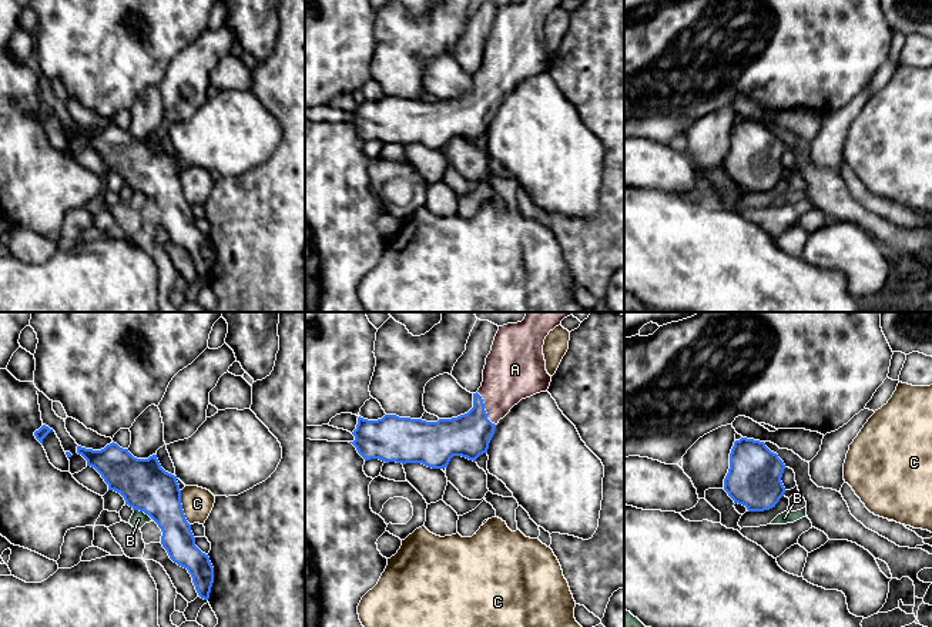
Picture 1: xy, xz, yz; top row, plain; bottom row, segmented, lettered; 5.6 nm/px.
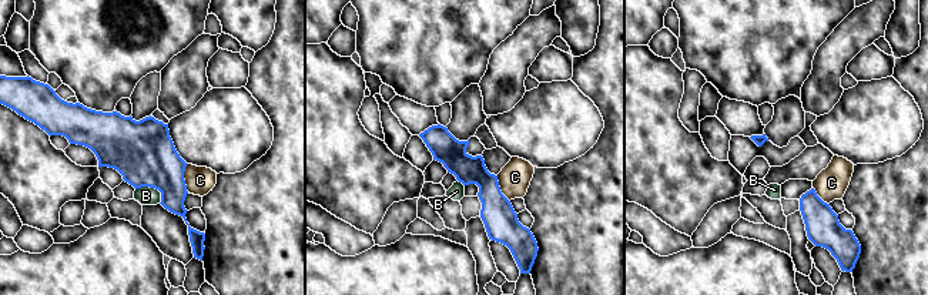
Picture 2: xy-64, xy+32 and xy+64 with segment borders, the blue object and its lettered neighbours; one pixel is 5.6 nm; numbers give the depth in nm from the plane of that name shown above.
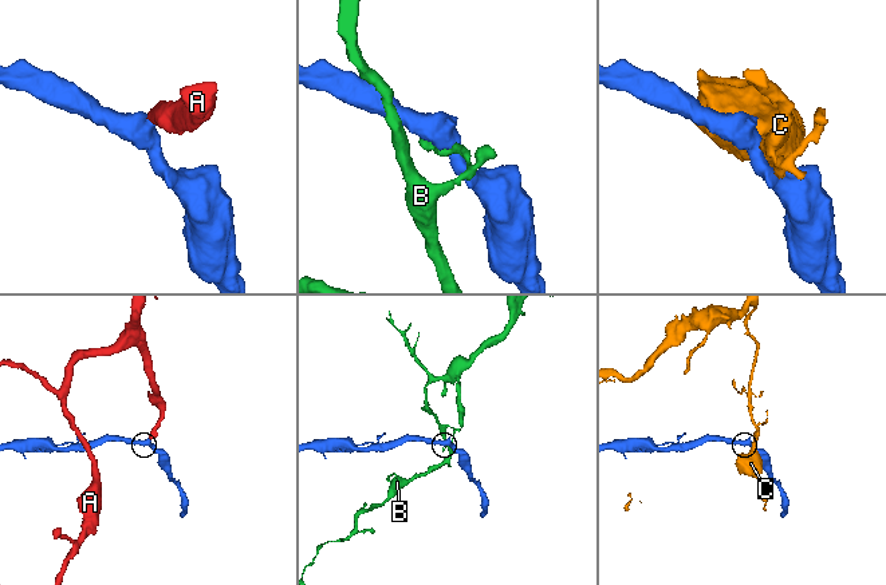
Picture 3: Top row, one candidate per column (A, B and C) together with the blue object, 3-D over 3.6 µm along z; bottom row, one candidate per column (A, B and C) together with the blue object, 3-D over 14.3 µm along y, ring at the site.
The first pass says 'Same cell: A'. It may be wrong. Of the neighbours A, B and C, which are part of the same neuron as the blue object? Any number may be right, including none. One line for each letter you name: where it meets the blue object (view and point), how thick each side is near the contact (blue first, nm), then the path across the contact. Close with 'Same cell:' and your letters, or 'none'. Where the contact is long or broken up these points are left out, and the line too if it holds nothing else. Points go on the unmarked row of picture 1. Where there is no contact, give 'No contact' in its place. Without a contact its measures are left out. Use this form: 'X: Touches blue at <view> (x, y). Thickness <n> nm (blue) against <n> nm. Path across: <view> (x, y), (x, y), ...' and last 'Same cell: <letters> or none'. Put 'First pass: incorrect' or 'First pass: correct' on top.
First pass: correct
A: Touches blue at xz (483, 90). Thickness 240 nm (blue) against 300 nm. Path across: xz (468, 116), (482, 100), (483, 90), (498, 76), (510, 56)
Same cell: A

